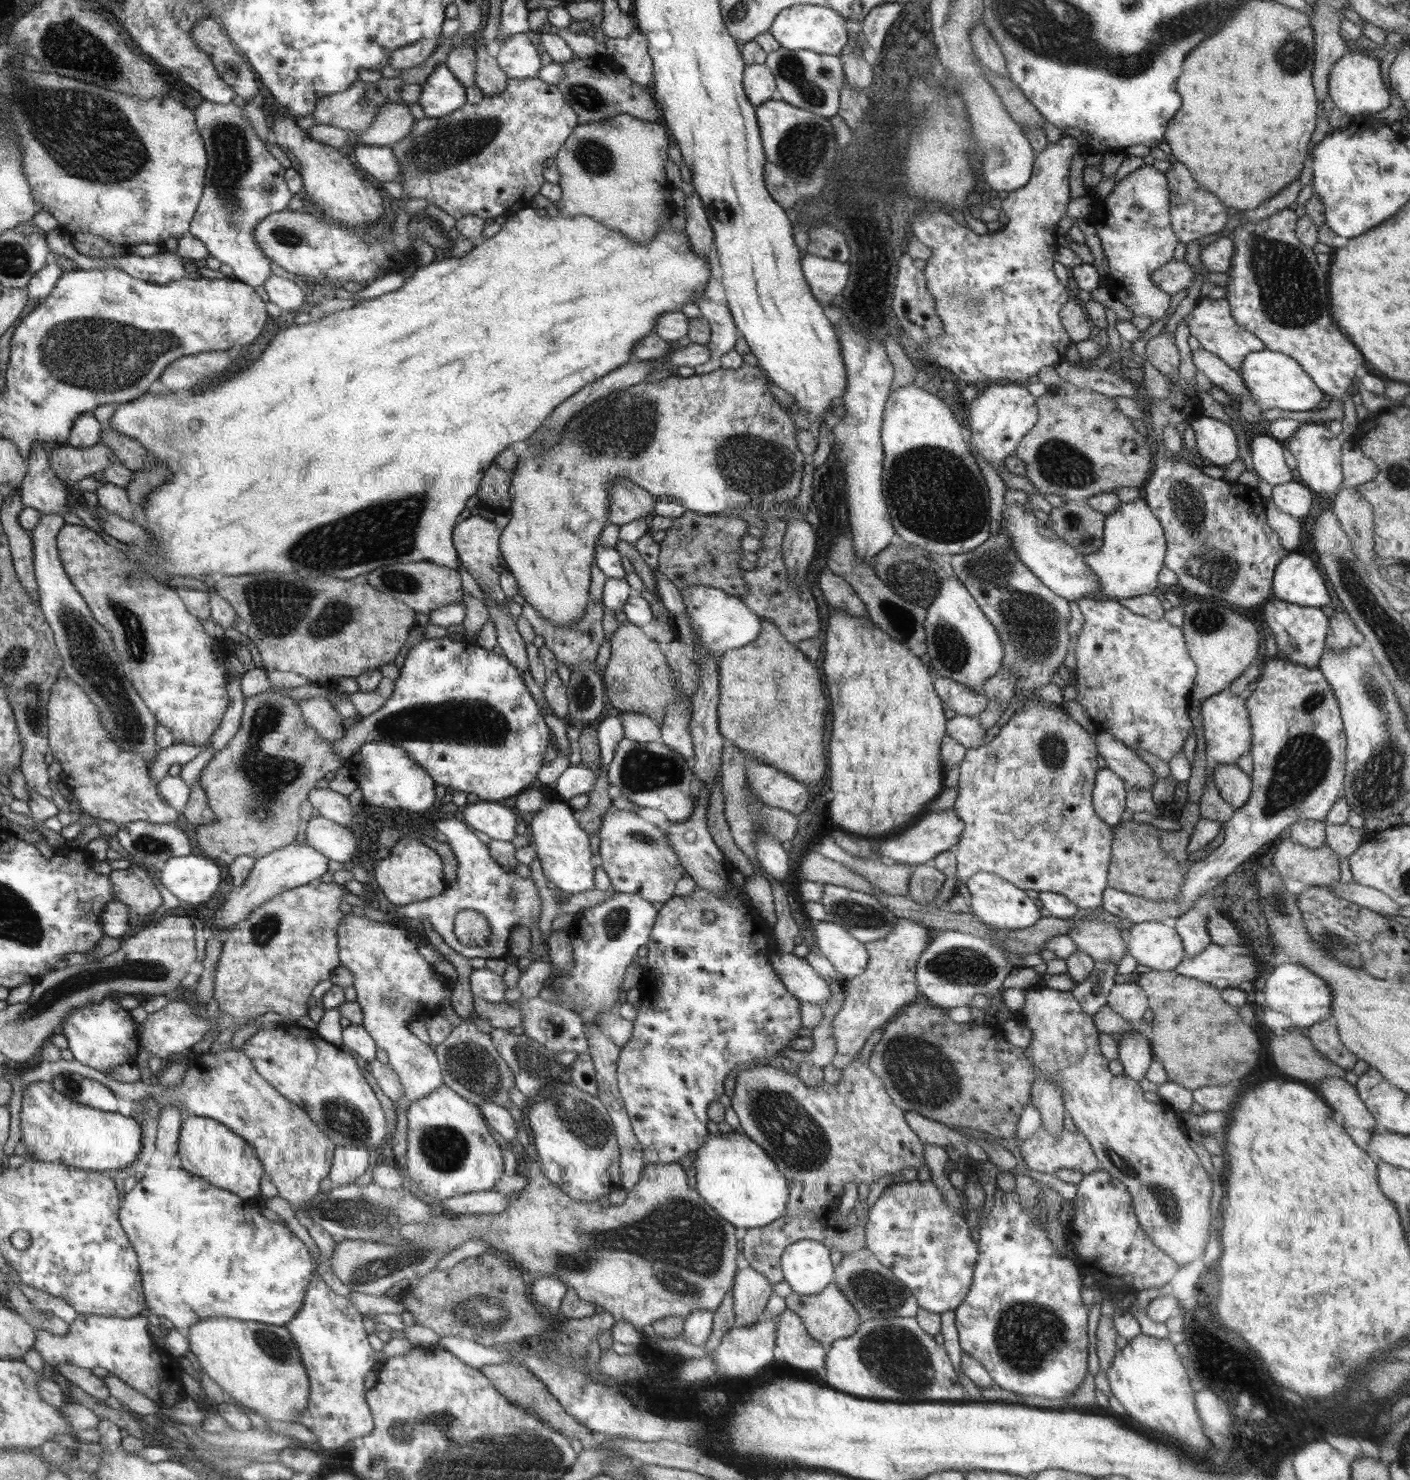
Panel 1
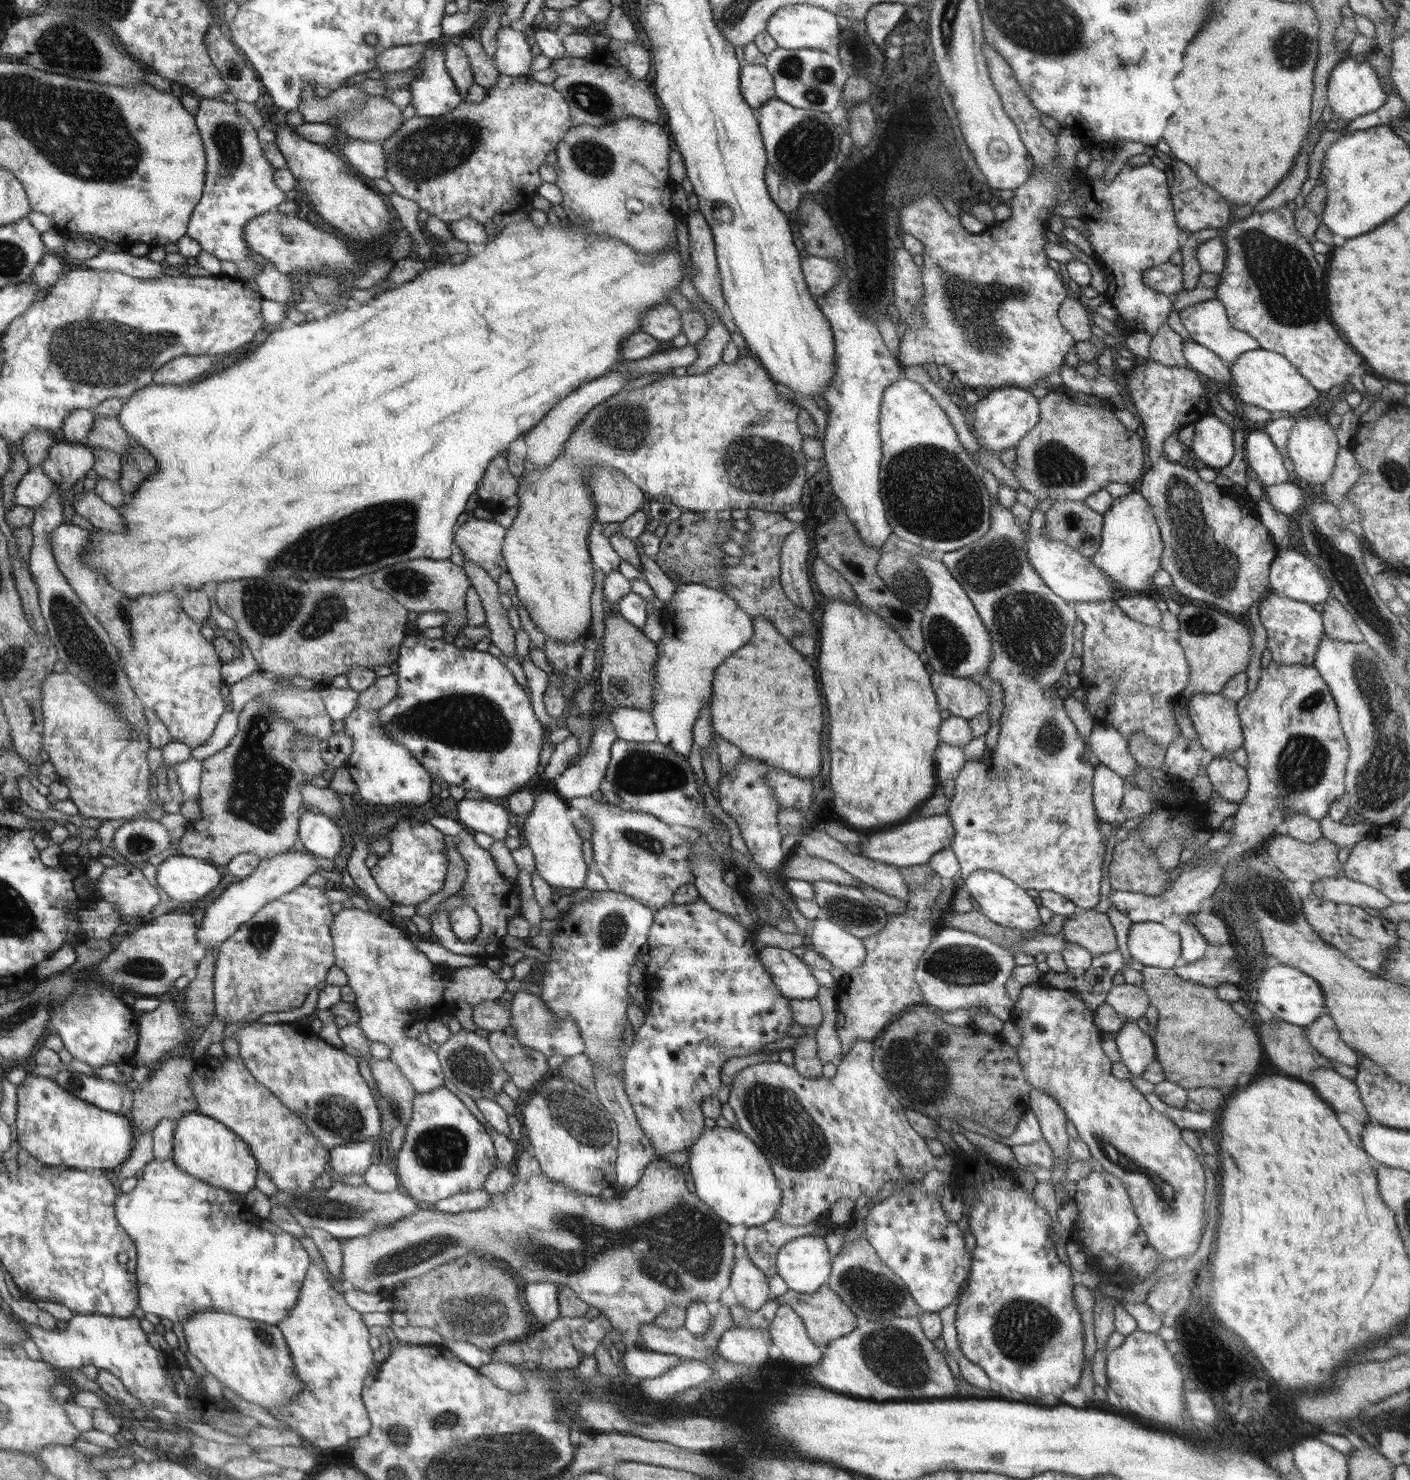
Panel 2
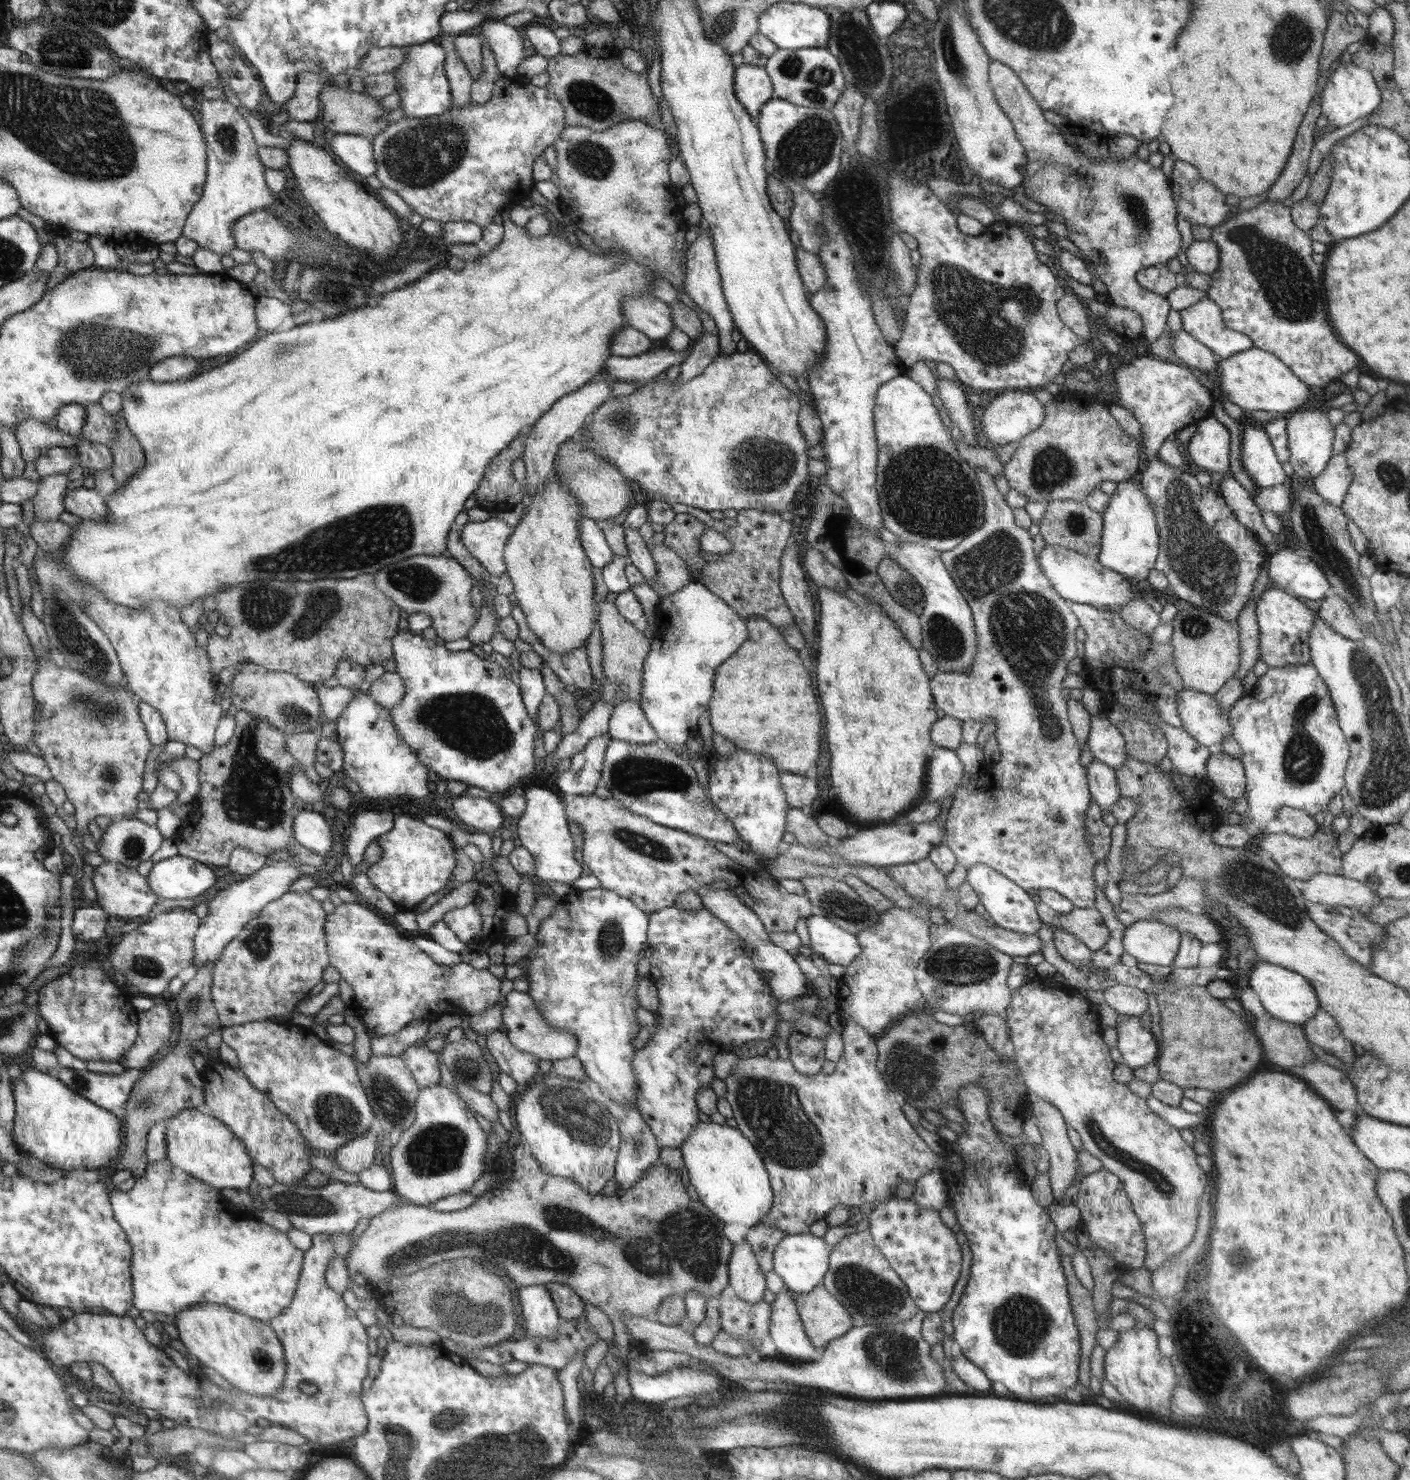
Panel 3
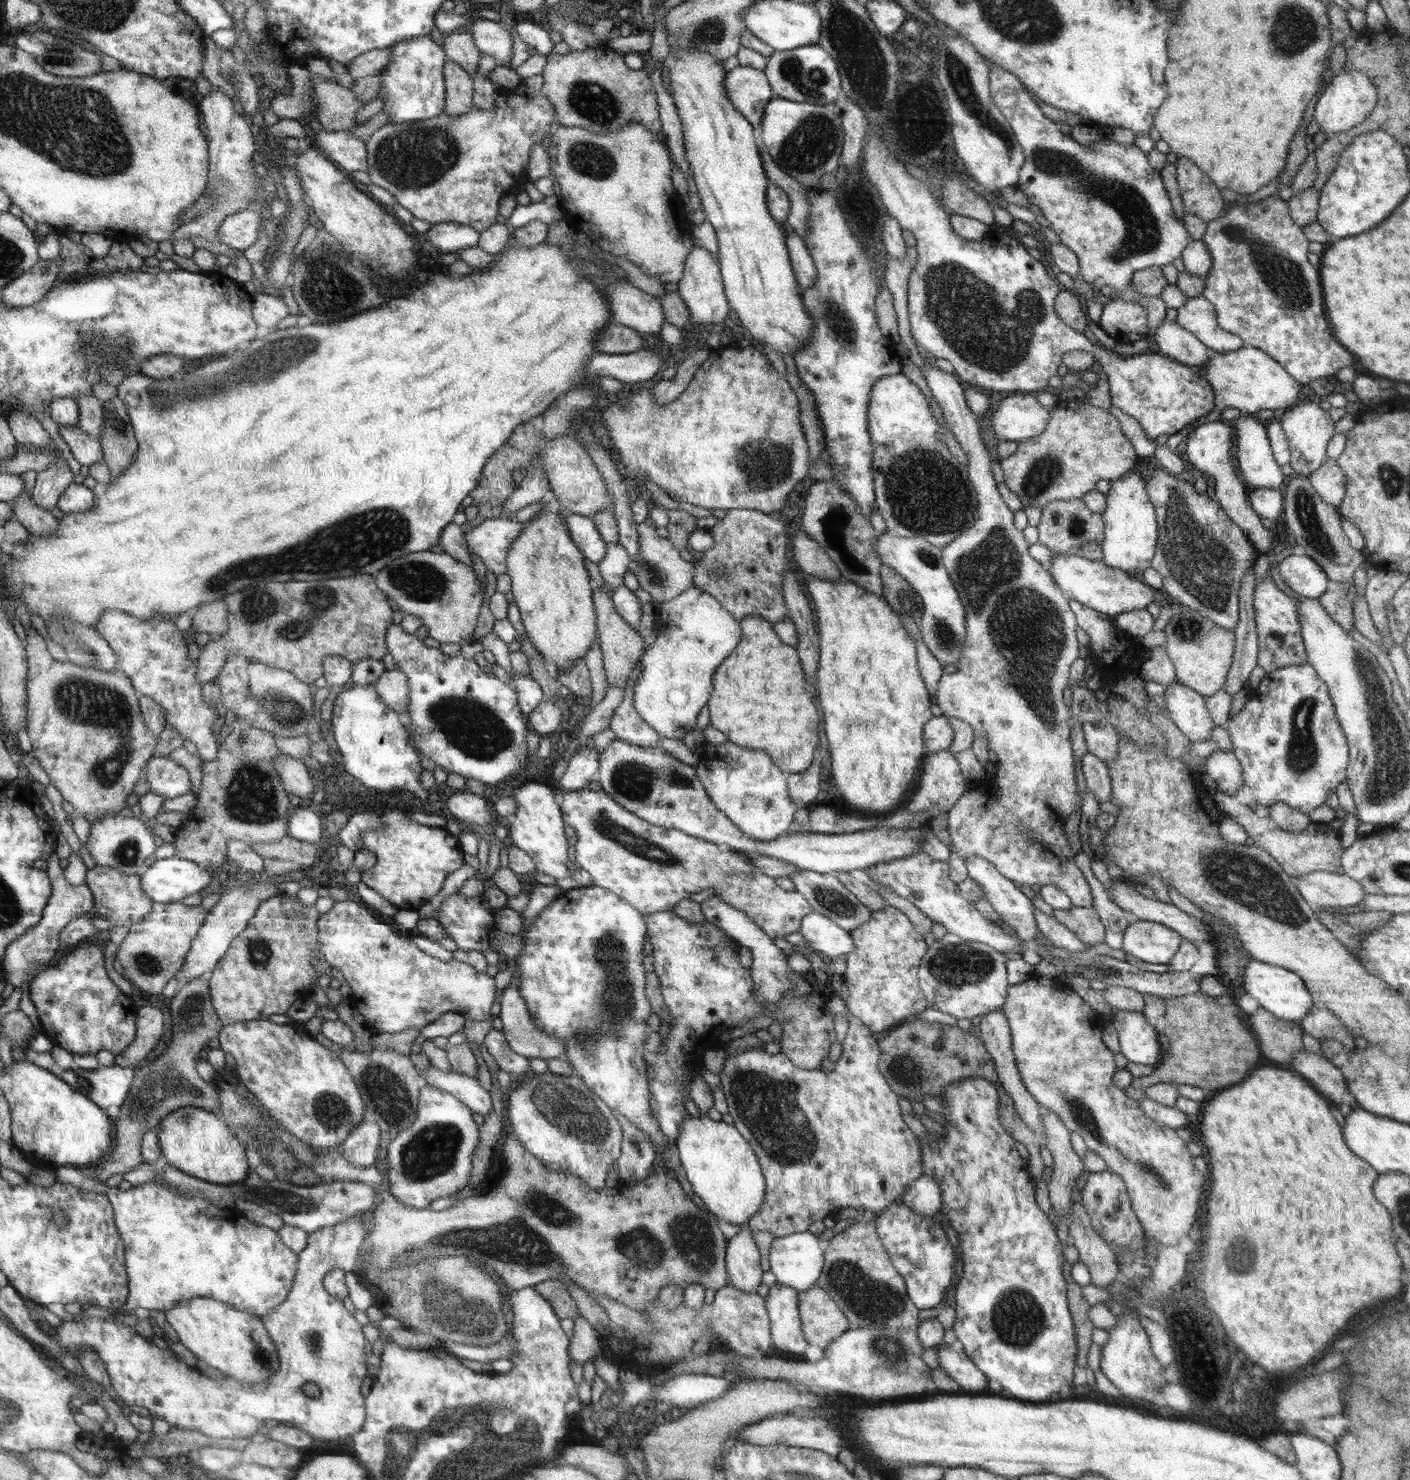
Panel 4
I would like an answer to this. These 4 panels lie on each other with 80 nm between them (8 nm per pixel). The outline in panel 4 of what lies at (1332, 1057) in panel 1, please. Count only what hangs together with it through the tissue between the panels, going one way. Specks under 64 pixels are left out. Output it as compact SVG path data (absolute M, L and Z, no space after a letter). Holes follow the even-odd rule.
M1313 1006L1308 1016L1298 1024L1304 1034L1314 1037L1320 1043L1324 1042L1324 1039L1334 1039L1344 1044L1348 1050L1354 1047L1355 1038L1350 1034L1350 1030L1326 1007Z

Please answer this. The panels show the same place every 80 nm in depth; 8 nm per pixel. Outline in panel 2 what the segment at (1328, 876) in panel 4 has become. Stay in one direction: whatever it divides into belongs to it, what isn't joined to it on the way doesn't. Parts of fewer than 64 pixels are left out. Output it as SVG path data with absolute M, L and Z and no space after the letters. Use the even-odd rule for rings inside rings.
M1324 877L1311 886L1312 894L1322 900L1342 904L1352 904L1364 908L1381 911L1393 902L1375 888L1350 880L1346 877Z

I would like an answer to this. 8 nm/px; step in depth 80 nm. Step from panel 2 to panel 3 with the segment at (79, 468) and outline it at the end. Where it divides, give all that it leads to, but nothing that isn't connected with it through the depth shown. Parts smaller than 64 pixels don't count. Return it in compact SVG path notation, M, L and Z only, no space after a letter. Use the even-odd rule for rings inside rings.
M52 447L46 449L37 458L35 467L41 477L67 475L75 464L82 466L80 459L82 456L79 456L78 449L74 449L74 447L70 450L67 450L66 447Z

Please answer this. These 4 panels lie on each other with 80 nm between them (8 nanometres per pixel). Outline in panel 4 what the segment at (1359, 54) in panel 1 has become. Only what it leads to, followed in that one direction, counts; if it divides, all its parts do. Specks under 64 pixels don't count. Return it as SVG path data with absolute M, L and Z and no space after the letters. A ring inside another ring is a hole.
M1344 71L1329 81L1325 80L1322 91L1314 106L1314 121L1320 125L1319 131L1328 133L1332 138L1364 122L1378 102L1376 87L1364 73L1358 71Z

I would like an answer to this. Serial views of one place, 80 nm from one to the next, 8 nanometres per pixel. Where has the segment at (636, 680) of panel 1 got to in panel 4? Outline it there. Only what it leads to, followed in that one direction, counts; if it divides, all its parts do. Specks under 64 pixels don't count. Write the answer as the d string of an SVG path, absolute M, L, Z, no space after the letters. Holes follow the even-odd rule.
M594 587L596 613L599 616L599 644L603 654L604 668L609 686L620 686L625 689L627 687L628 676L634 670L636 662L643 656L644 639L640 637L640 633L630 624L624 622L620 614L616 612L608 592L604 587Z

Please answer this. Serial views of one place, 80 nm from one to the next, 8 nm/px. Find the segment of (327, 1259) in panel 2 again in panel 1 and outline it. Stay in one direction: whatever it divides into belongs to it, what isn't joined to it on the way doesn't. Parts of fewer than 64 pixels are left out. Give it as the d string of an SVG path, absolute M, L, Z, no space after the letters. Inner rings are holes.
M232 1048L226 1052L206 1055L195 1055L190 1057L190 1065L187 1068L182 1083L174 1087L154 1086L151 1096L163 1105L174 1105L178 1108L189 1110L190 1114L208 1117L212 1120L225 1124L232 1132L238 1133L244 1140L249 1141L254 1147L258 1158L263 1162L265 1176L276 1186L280 1197L287 1200L296 1208L297 1219L307 1228L310 1236L314 1239L316 1246L320 1249L322 1256L328 1257L334 1254L336 1241L327 1230L316 1224L310 1212L305 1208L309 1205L309 1200L320 1194L320 1181L326 1178L335 1160L335 1148L337 1147L326 1132L314 1123L314 1119L309 1113L300 1108L298 1104L288 1101L275 1086L268 1084L259 1075L258 1069L254 1067L254 1062L242 1050Z

